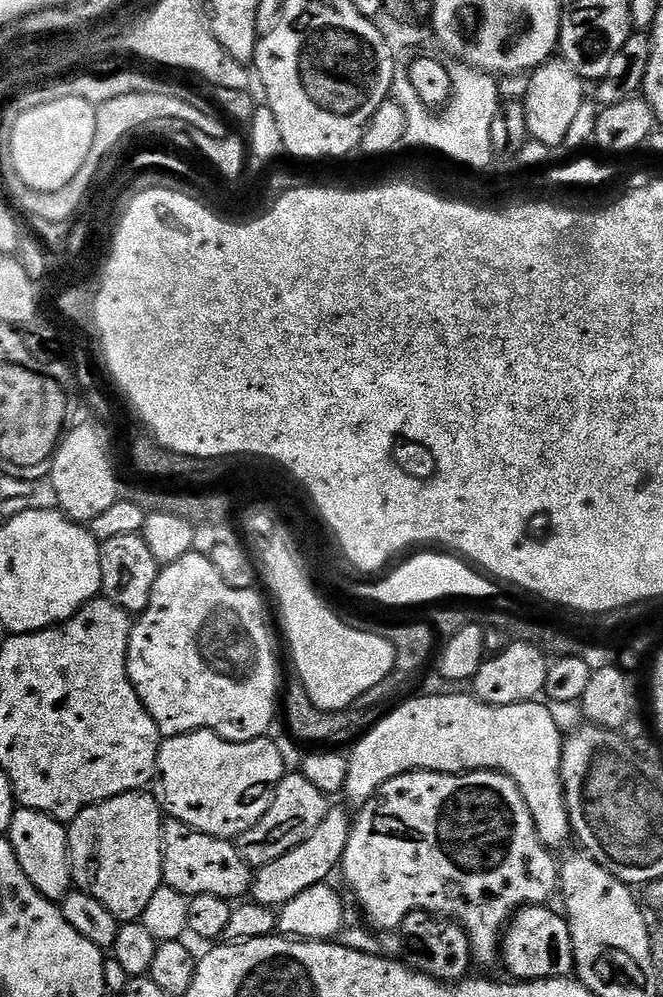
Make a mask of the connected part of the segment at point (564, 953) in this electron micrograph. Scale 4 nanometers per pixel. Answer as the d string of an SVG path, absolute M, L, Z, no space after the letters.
M529 906L520 909L511 921L502 940L502 960L508 963L509 977L517 981L555 980L573 975L574 942L570 938L568 922L552 906Z

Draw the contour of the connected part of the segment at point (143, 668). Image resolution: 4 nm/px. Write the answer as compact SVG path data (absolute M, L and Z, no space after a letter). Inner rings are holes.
M188 552L178 562L166 564L161 567L158 578L148 596L148 607L135 617L132 633L128 639L128 677L138 694L138 698L146 706L150 718L158 726L161 737L181 736L188 732L188 724L201 724L206 732L217 732L224 740L230 742L250 742L259 740L272 724L272 719L278 716L278 688L276 683L280 680L280 668L276 665L276 648L272 645L272 632L268 629L268 612L264 609L264 600L259 591L247 588L238 590L230 586L218 574L211 556L203 556L197 552Z

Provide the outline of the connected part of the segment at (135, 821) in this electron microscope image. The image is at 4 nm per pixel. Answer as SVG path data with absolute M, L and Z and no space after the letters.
M151 791L127 792L82 810L67 825L72 883L98 898L121 922L143 917L150 898L164 884L164 822L160 801Z

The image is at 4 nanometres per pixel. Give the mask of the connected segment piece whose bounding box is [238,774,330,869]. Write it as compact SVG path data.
M302 774L285 775L276 787L276 793L266 814L262 814L262 818L258 818L258 822L254 822L250 830L238 837L240 857L253 869L261 868L266 862L274 862L274 858L282 858L282 854L294 850L294 846L306 842L306 838L310 838L314 830L318 830L329 807L329 797L325 796L322 790L318 790L314 782L310 782Z

